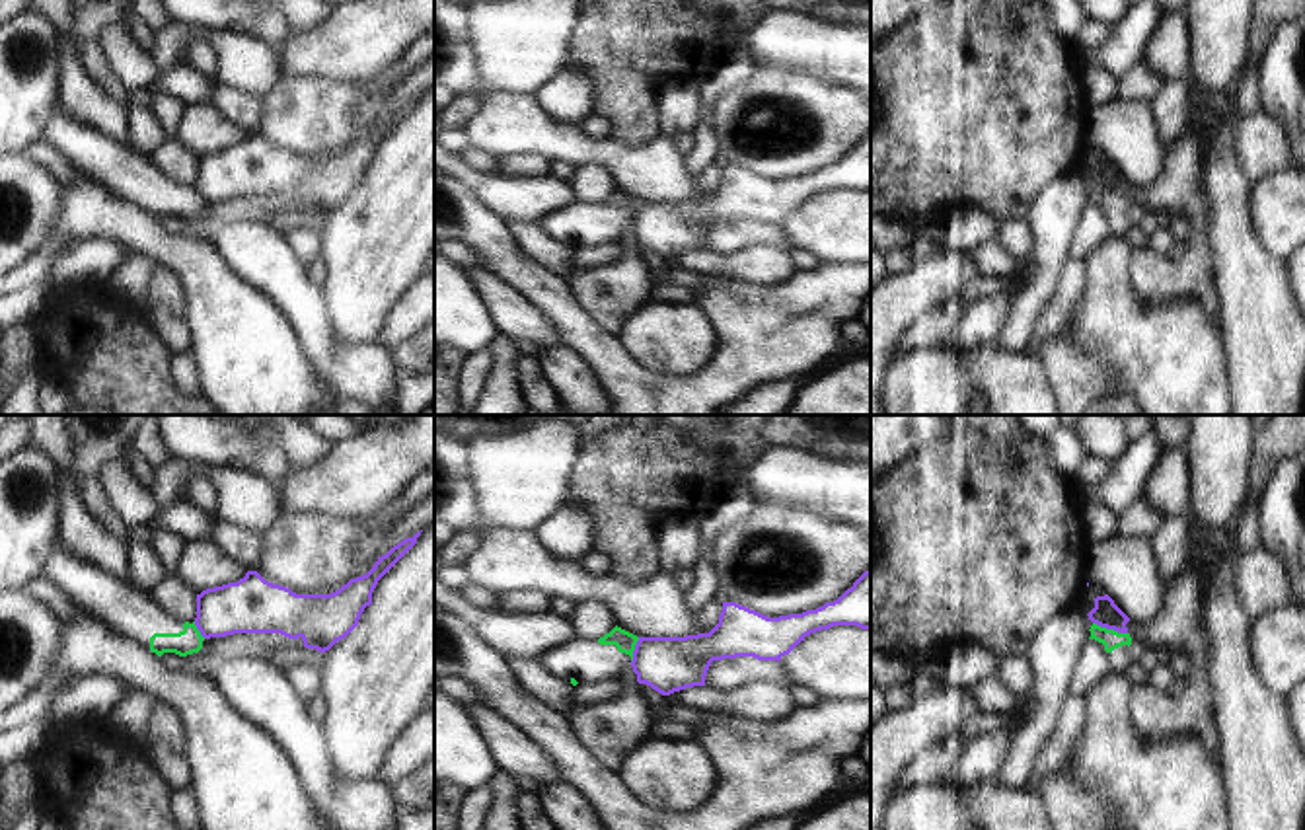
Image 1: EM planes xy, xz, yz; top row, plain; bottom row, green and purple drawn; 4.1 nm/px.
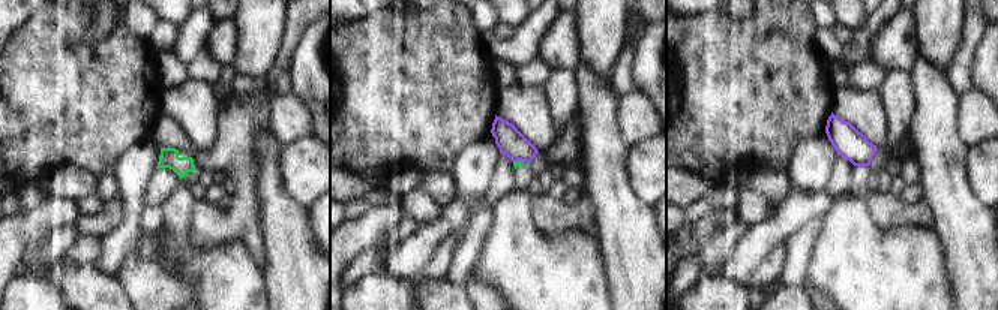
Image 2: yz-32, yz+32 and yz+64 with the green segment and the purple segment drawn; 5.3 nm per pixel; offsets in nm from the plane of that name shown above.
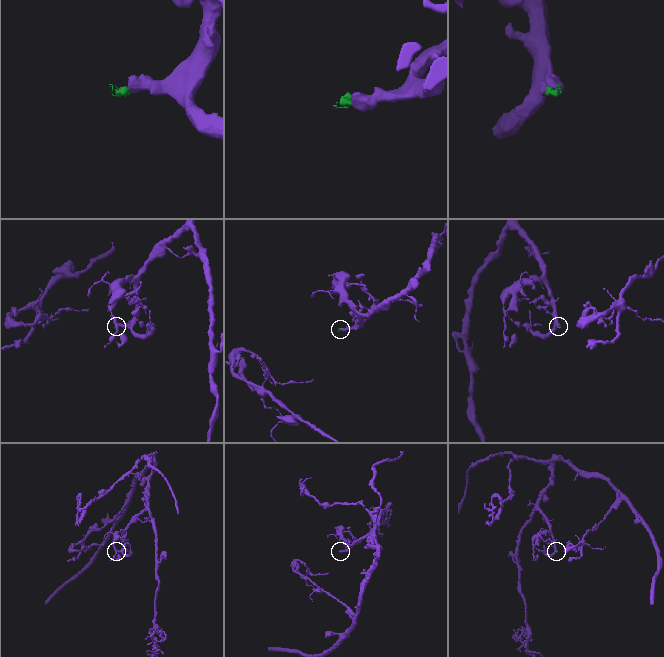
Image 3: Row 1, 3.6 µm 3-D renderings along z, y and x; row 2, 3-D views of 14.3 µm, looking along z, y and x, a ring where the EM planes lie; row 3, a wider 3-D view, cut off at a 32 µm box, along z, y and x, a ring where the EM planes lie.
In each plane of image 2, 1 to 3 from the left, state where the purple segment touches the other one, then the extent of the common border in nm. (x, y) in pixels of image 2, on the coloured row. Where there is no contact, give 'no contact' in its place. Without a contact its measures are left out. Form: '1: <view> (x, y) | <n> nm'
1: no contact
2: yz+32 (520, 160) | 60 nm
3: no contact

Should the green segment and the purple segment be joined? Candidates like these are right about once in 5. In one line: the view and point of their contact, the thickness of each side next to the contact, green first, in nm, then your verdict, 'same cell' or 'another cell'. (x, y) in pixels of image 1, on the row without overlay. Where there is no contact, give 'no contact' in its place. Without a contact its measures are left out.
contact yz (1111, 193); calibres 80 and 110 nm; another cell

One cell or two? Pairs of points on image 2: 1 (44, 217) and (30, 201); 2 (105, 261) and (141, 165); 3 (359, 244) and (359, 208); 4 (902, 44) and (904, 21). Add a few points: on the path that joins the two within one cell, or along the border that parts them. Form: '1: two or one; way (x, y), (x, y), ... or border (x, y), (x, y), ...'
1: two; border (48, 196), (30, 214), (18, 214)
2: one; way (123, 237), (129, 229), (132, 216), (132, 189)
3: two; border (374, 207), (362, 217), (348, 222)
4: one; way (902, 38), (902, 27)

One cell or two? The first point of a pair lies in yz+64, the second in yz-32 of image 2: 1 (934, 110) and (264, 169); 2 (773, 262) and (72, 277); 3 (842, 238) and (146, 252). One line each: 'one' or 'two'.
1: one
2: two
3: two

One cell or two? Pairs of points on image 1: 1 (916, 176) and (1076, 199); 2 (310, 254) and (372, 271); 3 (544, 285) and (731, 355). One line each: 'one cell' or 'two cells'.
1: two cells
2: two cells
3: one cell

